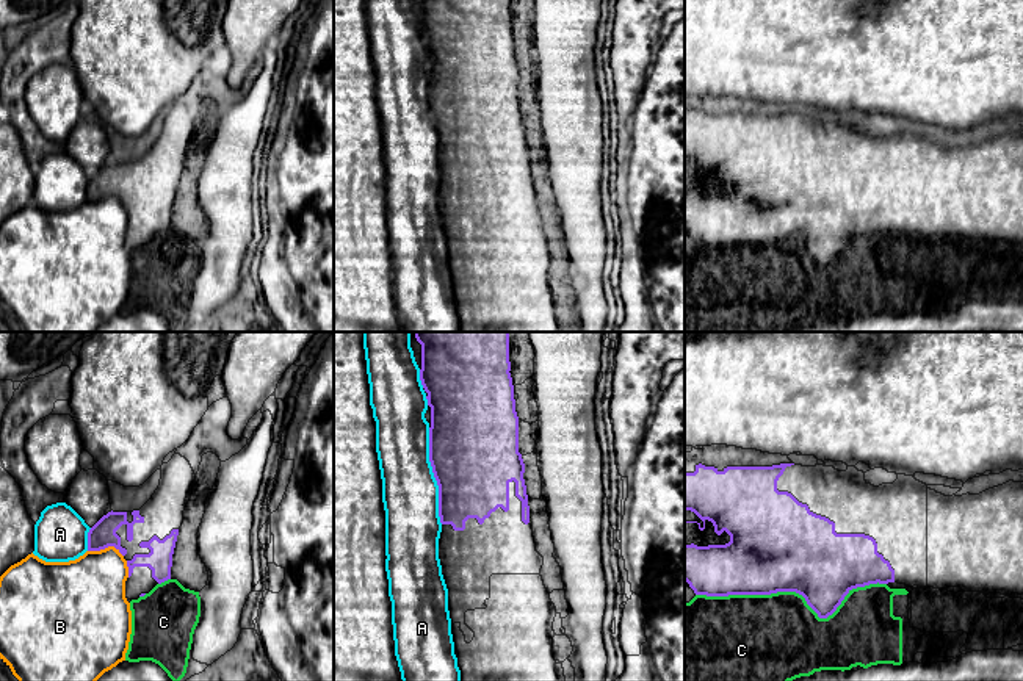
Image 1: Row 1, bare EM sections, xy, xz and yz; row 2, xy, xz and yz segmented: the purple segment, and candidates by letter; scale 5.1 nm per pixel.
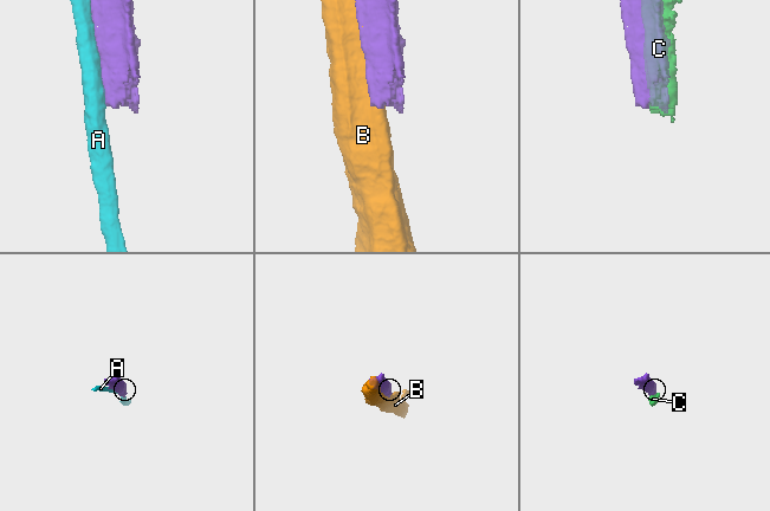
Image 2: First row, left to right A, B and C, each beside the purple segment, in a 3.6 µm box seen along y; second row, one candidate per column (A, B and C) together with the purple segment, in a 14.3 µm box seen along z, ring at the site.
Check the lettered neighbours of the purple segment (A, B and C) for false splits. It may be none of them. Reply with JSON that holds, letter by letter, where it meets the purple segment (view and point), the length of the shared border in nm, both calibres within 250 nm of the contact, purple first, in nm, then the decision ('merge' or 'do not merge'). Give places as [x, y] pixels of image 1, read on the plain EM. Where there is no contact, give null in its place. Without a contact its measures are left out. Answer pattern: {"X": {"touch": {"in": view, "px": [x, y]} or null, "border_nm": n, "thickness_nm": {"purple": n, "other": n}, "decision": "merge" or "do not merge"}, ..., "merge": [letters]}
{"A": {"touch": {"in": "xz", "px": [434, 126]}, "border_nm": 500, "thickness_nm": {"purple": 460, "other": 280}, "decision": "do not merge"}, "B": {"touch": {"in": "xy", "px": [105, 196]}, "border_nm": 190, "thickness_nm": {"purple": 140, "other": 360}, "decision": "do not merge"}, "C": {"touch": {"in": "yz", "px": [793, 240]}, "border_nm": 1000, "thickness_nm": {"purple": 480, "other": 440}, "decision": "do not merge"}, "merge": []}

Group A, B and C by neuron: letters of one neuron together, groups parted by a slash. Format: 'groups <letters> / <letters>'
groups A / B / C

